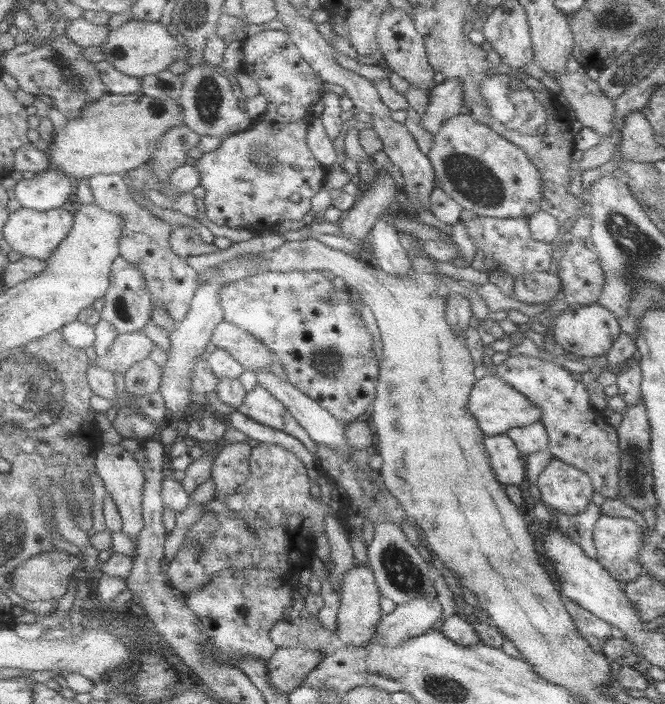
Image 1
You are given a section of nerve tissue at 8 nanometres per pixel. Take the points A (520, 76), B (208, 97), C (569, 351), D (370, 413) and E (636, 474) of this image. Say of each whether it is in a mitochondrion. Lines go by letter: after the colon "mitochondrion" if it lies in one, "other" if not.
A: other
B: mitochondrion
C: other
D: other
E: mitochondrion

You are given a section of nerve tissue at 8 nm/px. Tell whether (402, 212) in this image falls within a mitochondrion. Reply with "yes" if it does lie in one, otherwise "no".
no

